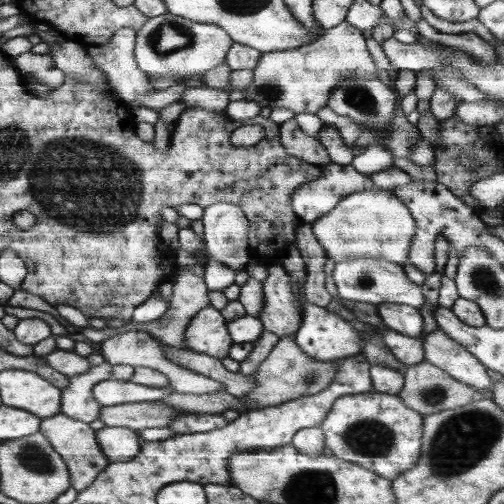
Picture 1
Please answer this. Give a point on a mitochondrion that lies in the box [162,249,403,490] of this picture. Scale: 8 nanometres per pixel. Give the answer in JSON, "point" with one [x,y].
{"point":[368,437]}

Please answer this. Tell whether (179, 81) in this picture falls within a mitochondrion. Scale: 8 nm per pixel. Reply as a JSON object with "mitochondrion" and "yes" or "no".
{"mitochondrion":"no"}

